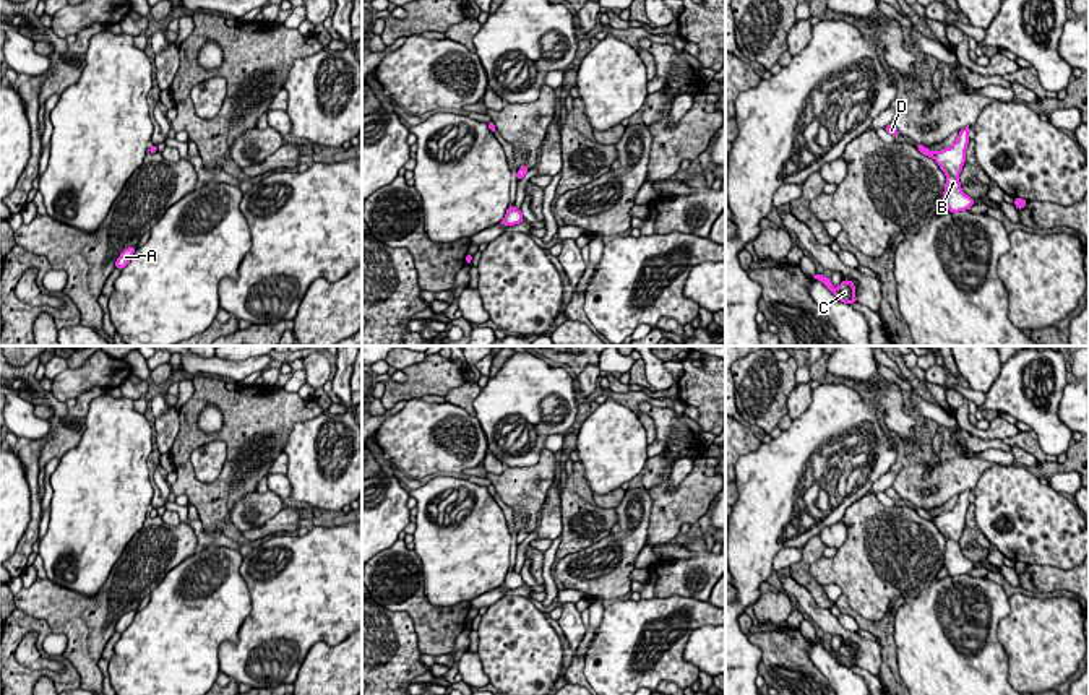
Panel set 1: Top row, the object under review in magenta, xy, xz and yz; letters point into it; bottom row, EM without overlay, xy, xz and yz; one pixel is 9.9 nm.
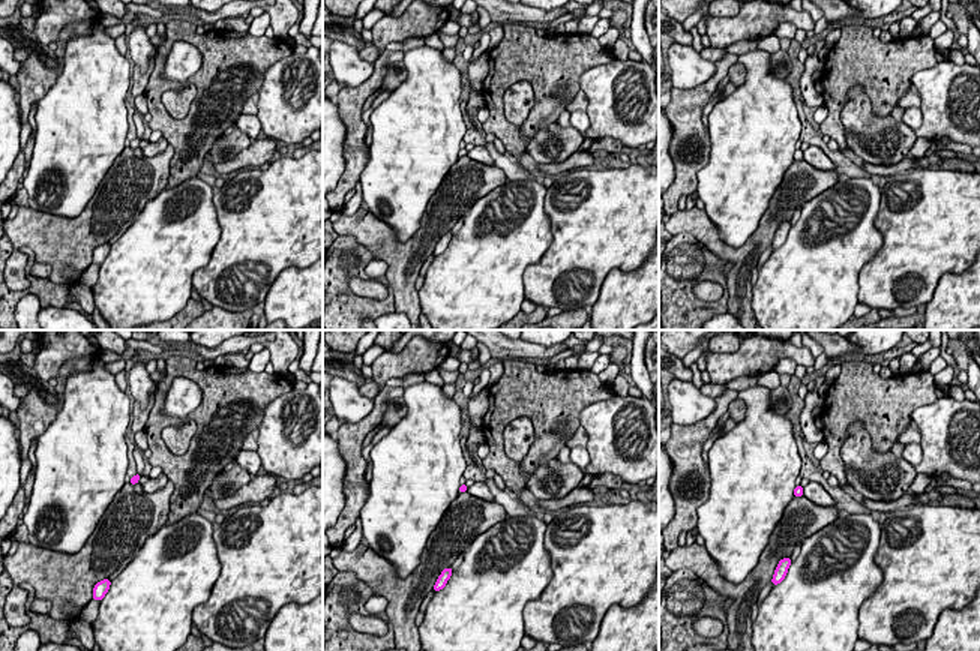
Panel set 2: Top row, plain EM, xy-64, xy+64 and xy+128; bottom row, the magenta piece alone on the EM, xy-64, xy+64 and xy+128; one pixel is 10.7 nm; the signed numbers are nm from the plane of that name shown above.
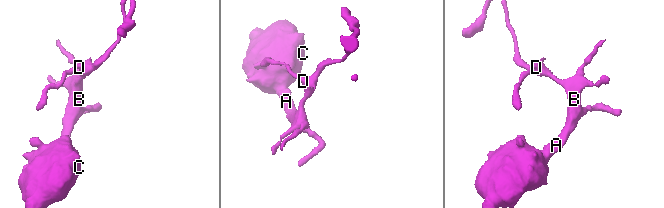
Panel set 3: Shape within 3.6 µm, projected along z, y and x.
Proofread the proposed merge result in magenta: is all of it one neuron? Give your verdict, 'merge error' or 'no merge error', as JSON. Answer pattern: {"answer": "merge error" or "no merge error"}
{"answer": "no merge error"}

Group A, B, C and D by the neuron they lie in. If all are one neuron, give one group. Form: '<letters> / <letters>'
A B C D

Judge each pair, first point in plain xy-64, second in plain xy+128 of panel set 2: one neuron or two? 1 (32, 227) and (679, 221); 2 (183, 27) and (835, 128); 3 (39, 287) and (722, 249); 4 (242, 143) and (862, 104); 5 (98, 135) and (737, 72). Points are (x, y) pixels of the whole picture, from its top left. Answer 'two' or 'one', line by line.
1: one
2: one
3: two
4: one
5: two

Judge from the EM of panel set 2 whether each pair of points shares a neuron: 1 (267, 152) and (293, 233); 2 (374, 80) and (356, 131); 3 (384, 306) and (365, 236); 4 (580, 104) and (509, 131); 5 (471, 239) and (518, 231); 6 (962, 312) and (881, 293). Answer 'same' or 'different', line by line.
1: different
2: same
3: different
4: different
5: same
6: different

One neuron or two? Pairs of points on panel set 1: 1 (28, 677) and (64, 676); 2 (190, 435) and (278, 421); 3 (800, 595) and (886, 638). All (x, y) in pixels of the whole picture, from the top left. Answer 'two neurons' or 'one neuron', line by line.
1: one neuron
2: one neuron
3: two neurons

